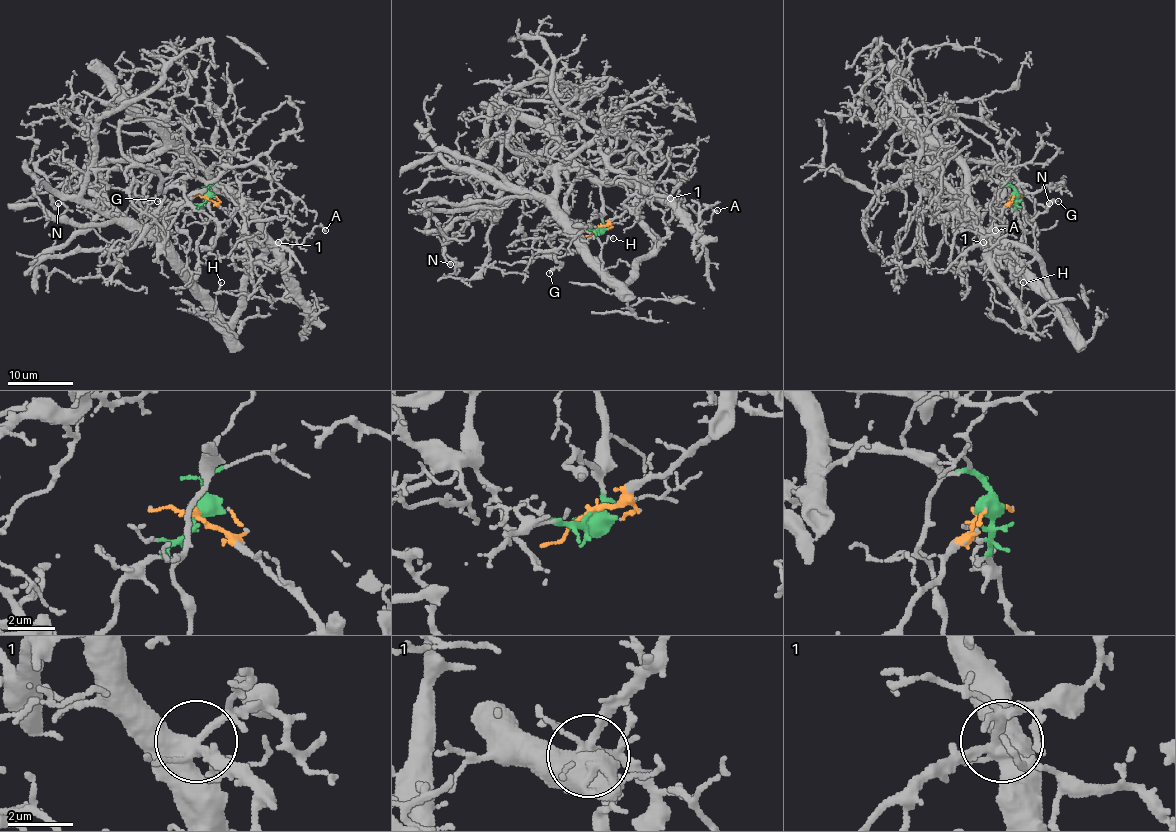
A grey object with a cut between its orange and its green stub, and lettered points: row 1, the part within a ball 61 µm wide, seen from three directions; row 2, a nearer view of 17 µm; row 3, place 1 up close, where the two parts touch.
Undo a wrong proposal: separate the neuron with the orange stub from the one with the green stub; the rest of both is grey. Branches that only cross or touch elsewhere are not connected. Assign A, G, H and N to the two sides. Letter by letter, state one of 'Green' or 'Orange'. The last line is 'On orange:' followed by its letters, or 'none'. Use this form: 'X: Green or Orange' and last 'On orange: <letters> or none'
A: Green
G: Orange
H: Orange
N: Orange
On orange: G, H, N

